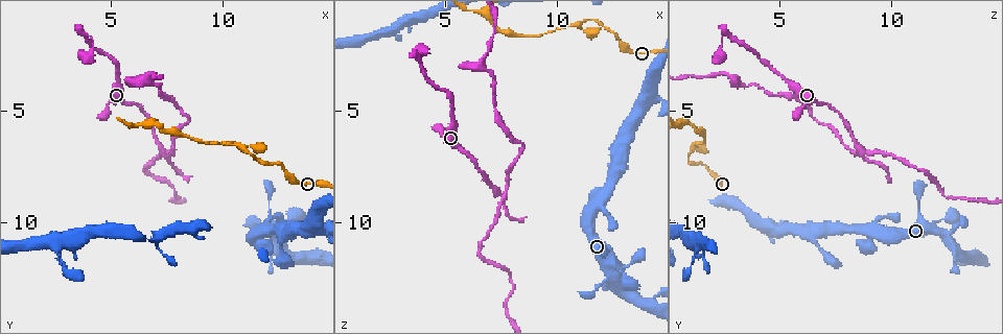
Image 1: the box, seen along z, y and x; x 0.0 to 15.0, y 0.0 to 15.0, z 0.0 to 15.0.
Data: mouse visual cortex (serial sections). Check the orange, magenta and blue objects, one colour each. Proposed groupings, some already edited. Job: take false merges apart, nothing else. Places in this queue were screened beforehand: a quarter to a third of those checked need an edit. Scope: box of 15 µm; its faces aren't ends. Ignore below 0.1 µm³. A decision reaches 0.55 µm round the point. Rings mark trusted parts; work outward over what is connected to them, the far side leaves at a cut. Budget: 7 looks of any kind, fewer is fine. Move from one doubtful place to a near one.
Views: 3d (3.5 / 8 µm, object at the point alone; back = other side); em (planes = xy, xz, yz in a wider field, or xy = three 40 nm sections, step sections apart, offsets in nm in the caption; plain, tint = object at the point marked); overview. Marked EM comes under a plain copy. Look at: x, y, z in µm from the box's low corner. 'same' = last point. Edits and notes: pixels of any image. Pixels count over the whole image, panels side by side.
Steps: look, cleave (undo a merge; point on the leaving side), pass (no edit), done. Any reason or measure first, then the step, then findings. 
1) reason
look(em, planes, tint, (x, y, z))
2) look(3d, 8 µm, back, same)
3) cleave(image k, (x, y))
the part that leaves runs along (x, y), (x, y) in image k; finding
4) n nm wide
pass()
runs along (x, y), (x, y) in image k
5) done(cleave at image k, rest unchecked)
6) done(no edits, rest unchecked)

sudden change in width
look(3d, 3.5 µm, (12.1, 9.3, 11.2))

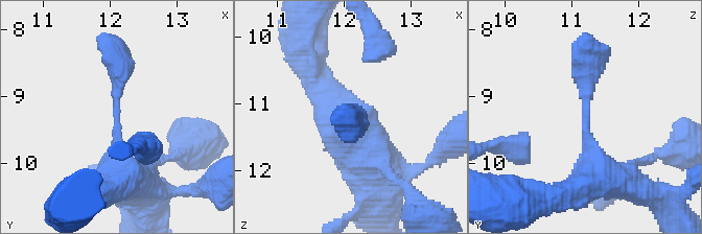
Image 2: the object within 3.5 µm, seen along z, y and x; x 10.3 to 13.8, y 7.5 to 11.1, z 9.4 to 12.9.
need the tissue
look(em, xy, step 3, tint, (12.05, 9.30, 11.20))

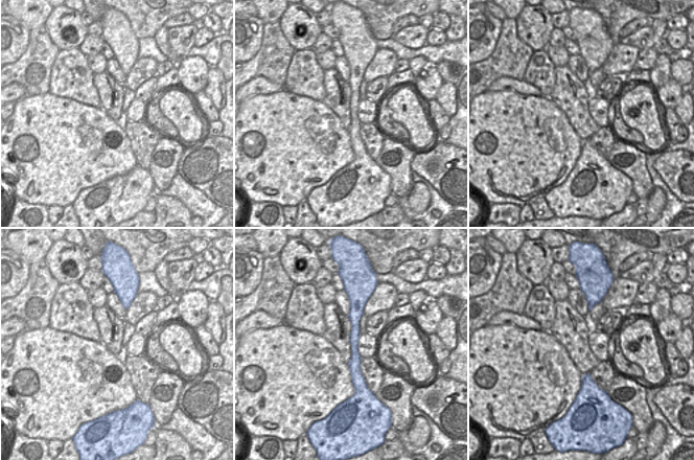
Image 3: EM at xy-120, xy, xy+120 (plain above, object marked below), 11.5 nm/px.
pass()
runs along (578, 189), (593, 177), (586, 45) in image 2; one cell here

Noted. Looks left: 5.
sharp bend
look(3d, 3.5 µm, (7.6, 7.0, 8.9))

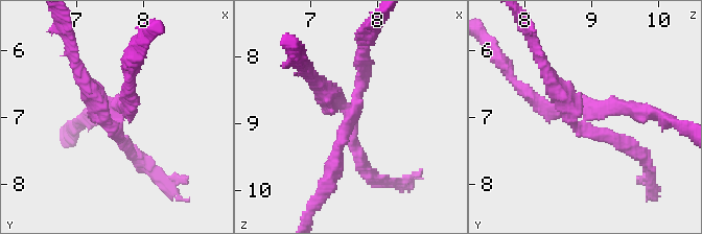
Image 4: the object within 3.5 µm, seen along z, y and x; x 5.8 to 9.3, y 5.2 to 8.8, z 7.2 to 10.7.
look(em, xy, step 1, tint, (7.55, 7.00, 8.95))

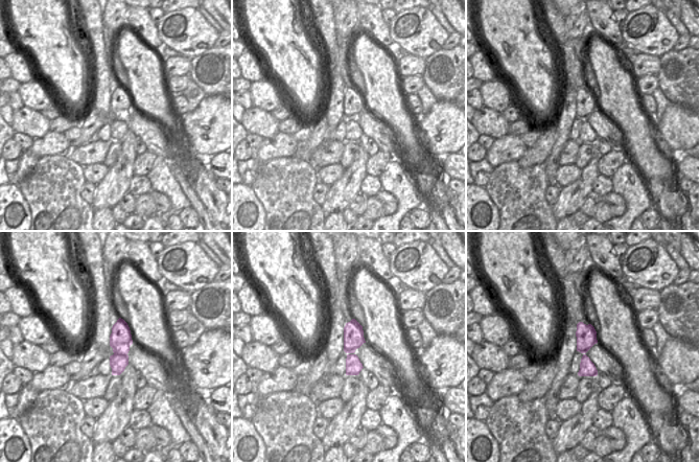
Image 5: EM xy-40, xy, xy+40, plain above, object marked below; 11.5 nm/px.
cleave(image 4, (336, 146))
the part that leaves runs along (348, 119), (357, 103), (364, 44) in image 4; two cells meet here

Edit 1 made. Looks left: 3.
two arms at a narrow angle
look(3d, 8 µm, (14.3, 10.4, 4.6))

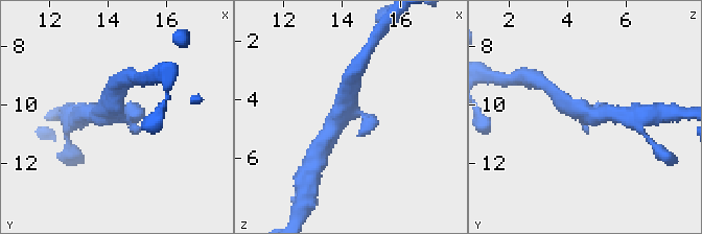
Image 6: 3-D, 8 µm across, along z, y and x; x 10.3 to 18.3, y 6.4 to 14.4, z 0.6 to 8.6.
4 arms; arms of 200, 200, 500, 600 nm
look(em, xy, step 5, tint, (14.2, 10.3, 4.5))

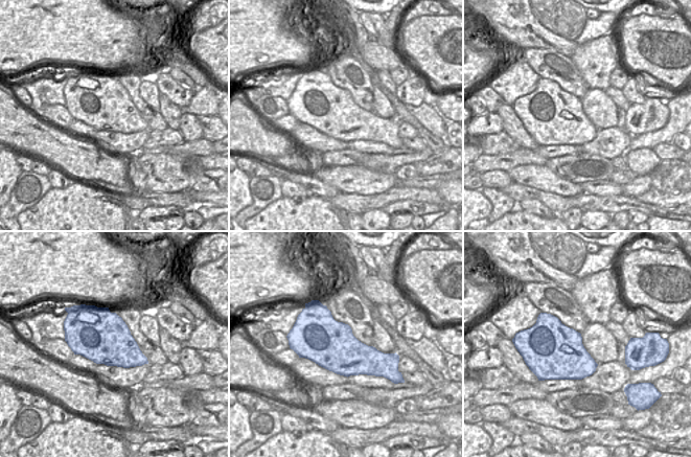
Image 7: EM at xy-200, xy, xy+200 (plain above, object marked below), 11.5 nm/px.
pass()
runs along (325, 138), (342, 115), (347, 90) in image 6; all the same cell

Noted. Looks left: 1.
done(cleave at image 4, rest unchecked)

